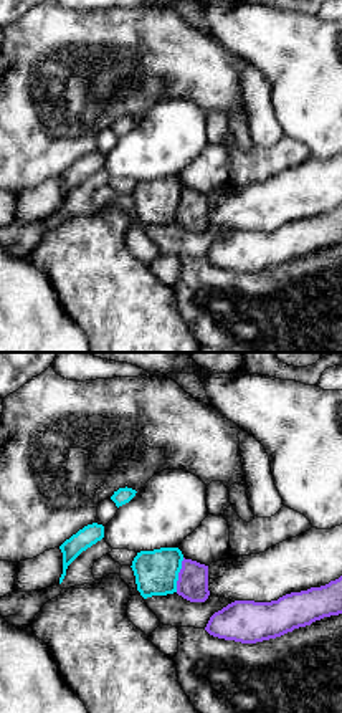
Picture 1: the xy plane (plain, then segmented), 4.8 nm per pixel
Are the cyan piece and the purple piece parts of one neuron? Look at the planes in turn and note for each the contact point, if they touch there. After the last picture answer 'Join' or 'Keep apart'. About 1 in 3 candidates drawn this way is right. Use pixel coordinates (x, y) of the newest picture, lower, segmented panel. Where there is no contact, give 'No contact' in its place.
Touches cyan at (177, 574)

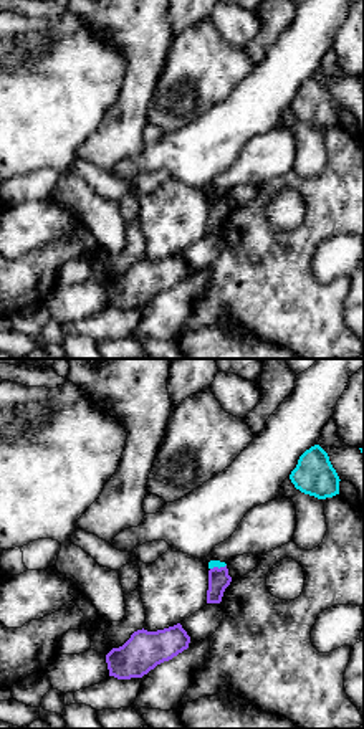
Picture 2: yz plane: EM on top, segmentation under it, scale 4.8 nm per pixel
Touches cyan at (217, 566)

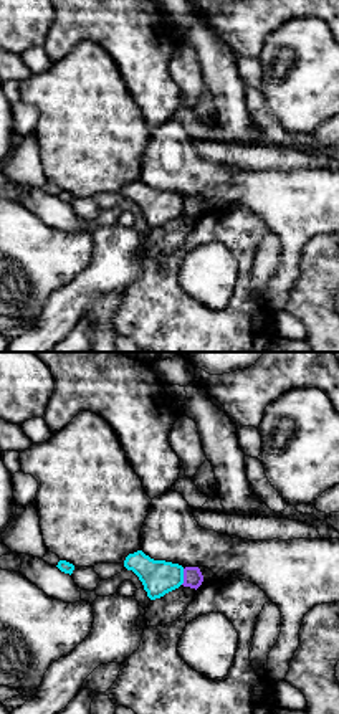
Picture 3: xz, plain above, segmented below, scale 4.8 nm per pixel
Touches cyan at (182, 577)

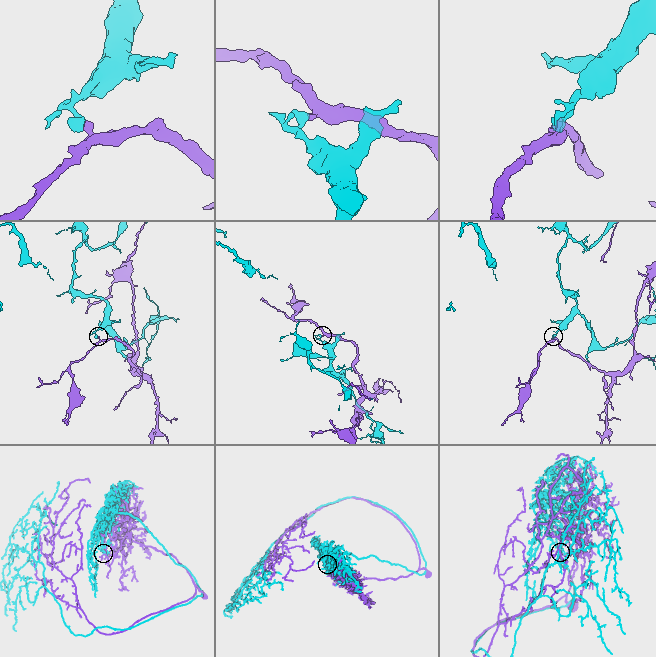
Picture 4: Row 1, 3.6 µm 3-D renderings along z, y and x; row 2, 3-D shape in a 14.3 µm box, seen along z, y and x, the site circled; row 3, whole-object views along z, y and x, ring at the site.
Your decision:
Keep apart

